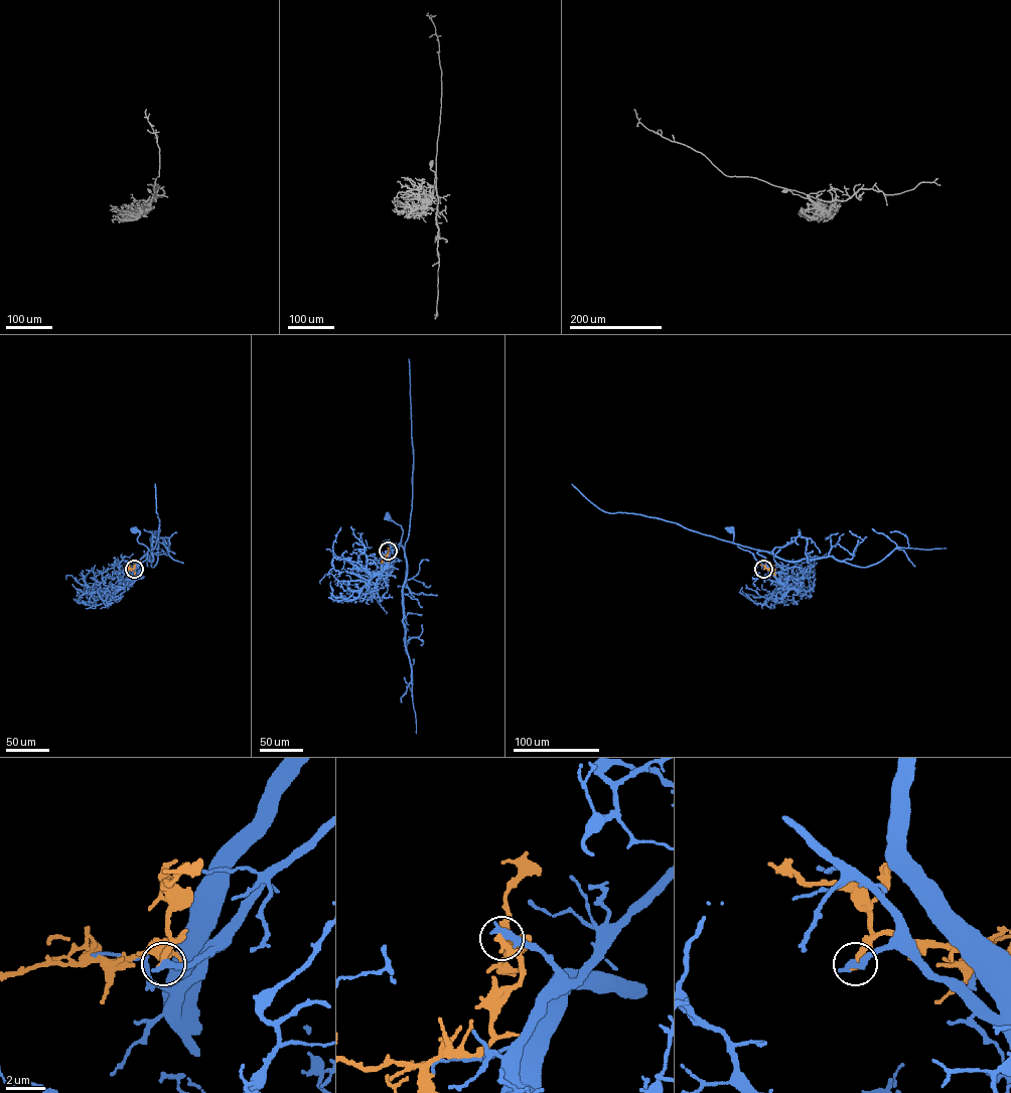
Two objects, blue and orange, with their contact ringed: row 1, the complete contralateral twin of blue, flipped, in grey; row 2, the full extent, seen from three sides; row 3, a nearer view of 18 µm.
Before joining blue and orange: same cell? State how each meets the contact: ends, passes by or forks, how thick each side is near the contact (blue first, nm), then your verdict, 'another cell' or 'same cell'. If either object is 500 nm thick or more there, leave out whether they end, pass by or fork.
blue ends there; orange ends there; 460 nm thick on the blue side, 360 nm on the other; another cell

